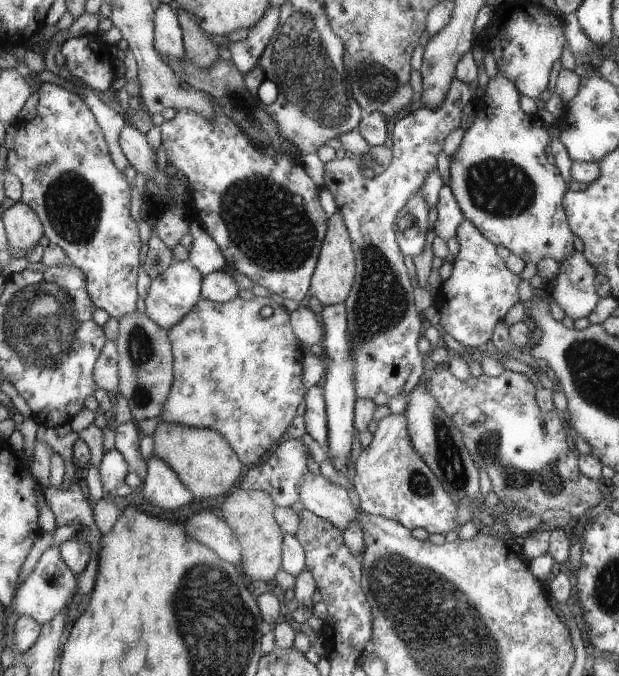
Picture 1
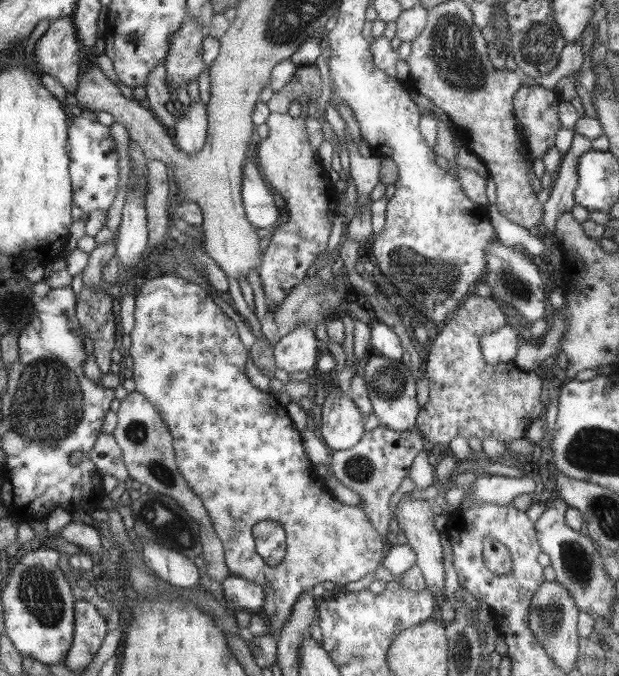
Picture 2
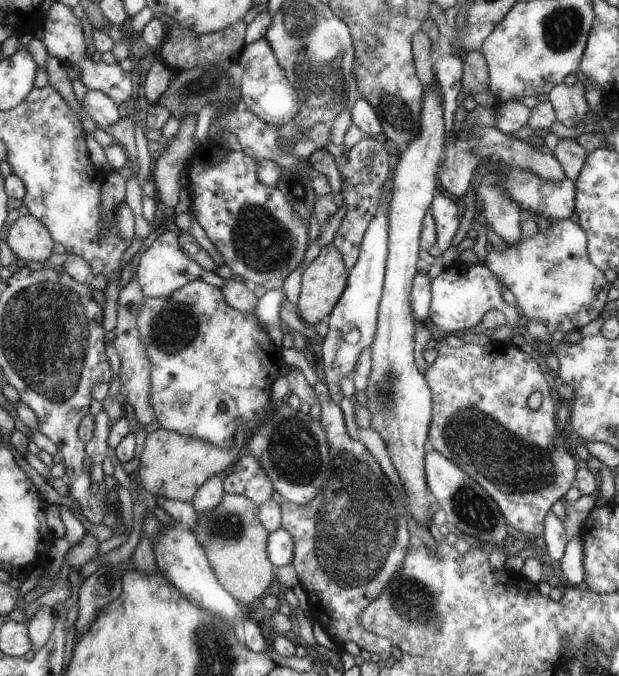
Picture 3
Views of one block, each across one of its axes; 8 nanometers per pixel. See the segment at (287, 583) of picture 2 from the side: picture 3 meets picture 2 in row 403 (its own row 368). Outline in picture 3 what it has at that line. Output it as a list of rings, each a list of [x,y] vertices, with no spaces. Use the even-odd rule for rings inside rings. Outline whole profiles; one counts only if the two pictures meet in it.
[[[192,280],[167,298],[143,297],[135,322],[145,356],[151,362],[149,404],[159,428],[229,450],[239,424],[243,424],[245,430],[259,426],[255,424],[257,418],[261,418],[257,412],[269,406],[269,388],[277,378],[279,358],[277,346],[267,338],[265,330],[257,326],[254,312],[231,308],[219,288],[202,280]]]

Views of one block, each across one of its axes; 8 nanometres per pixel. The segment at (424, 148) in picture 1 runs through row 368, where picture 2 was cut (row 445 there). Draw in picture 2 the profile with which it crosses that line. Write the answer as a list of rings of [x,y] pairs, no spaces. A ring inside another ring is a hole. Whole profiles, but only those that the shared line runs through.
[[[378,426],[370,431],[364,431],[351,448],[331,452],[330,471],[343,486],[359,496],[360,507],[369,517],[370,524],[377,529],[379,536],[385,536],[389,528],[389,496],[407,476],[413,456],[418,454],[421,448],[423,440],[420,434],[395,432]]]

